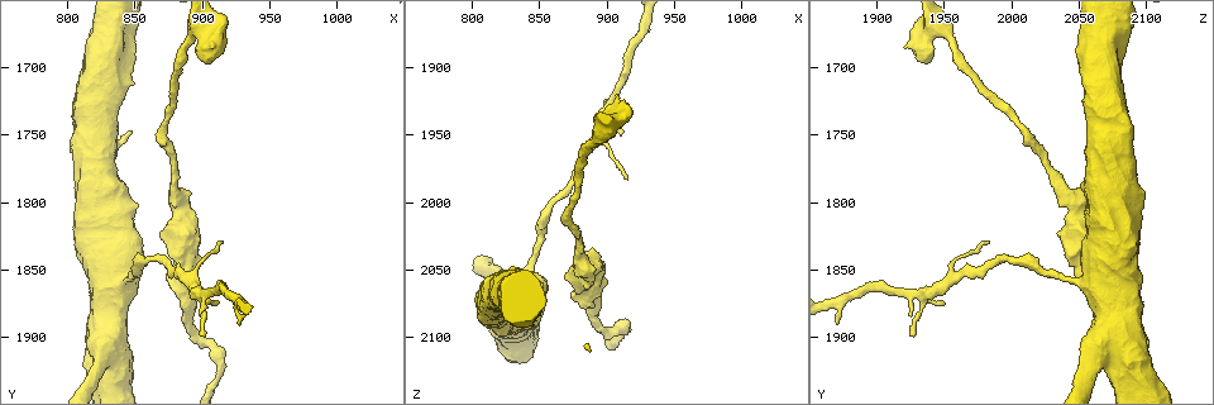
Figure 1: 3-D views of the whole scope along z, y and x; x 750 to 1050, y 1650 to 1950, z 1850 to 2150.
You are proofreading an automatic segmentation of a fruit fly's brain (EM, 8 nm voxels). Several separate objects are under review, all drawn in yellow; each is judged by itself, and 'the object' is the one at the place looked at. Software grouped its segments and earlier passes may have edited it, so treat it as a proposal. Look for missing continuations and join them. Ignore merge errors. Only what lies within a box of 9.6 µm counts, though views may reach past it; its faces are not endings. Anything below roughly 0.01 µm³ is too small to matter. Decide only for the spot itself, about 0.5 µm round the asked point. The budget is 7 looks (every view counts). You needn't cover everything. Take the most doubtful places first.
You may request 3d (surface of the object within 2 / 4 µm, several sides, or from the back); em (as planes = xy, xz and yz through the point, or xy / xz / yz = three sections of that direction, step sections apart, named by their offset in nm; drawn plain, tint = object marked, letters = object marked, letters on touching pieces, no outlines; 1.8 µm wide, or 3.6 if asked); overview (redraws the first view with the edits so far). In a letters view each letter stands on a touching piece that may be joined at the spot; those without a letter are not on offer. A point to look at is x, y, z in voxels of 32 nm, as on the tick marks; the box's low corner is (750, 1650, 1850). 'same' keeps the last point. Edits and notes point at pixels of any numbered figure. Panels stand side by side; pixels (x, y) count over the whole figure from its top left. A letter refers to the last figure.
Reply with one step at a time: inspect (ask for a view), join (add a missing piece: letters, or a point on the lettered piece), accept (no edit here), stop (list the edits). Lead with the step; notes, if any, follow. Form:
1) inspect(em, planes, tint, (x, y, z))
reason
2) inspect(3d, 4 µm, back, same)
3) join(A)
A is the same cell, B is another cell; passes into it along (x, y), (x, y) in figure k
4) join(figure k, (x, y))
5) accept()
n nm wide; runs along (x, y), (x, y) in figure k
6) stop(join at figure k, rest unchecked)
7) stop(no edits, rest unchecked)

inspect(em, xy, step 8, letters, (930, 1890, 1870))
an open end

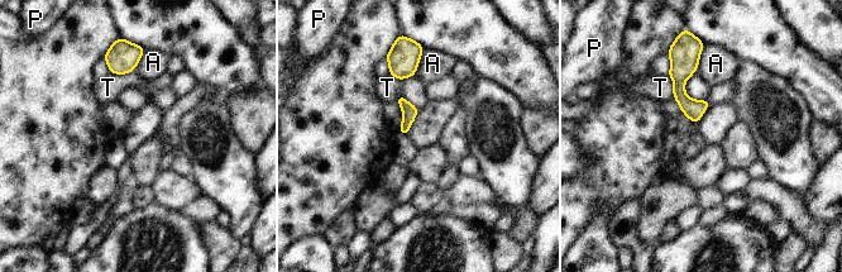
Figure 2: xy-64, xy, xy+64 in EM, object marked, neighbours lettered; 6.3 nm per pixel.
accept()
A, P and T are other cells; border along (134, 68), (124, 74), (110, 72) in figure 2; none of them fits

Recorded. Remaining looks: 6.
inspect(em, xz, step 8, letters, (912, 1874, 1948))
free end

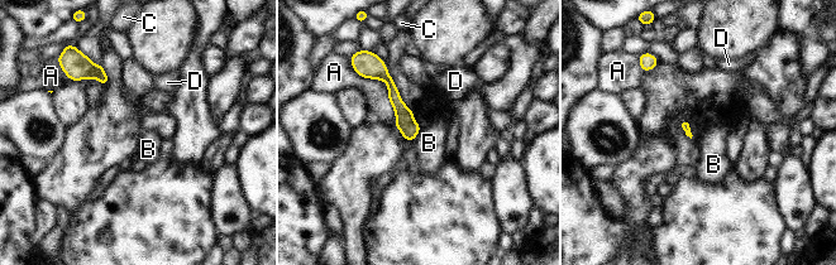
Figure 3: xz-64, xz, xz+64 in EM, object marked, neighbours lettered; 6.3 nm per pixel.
inspect(em, planes, letters, same)

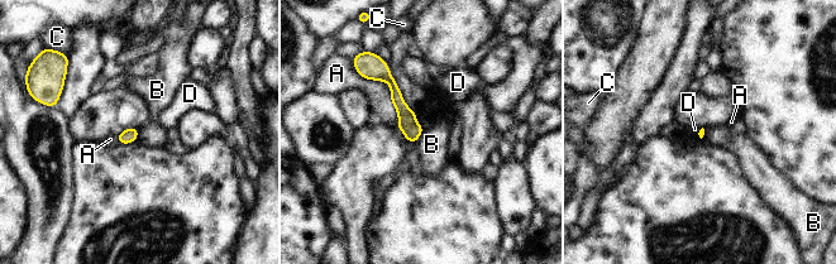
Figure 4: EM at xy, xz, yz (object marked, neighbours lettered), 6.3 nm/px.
accept()
A touches over 240 nm; A, B, C and D are other cells; runs along (373, 75), (392, 84), (412, 138) in figure 4; no lettered piece goes on from it

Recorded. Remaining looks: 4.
inspect(3d, 4 µm, (916, 1830, 1984))
branch stops here

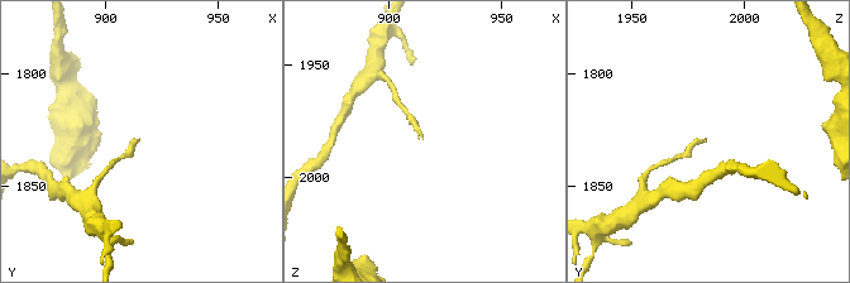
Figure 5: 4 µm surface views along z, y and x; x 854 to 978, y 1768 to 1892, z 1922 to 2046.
inspect(em, planes, letters, (915, 1829, 1982))
now the EM

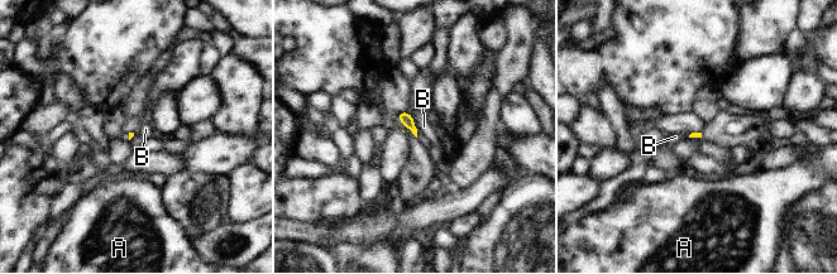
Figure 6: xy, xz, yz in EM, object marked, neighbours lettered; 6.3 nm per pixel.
accept()
A and B are other cells; border along (411, 116), (416, 126) in figure 6; no lettered piece goes on from it

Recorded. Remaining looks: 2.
stop(no edits, rest unchecked)

